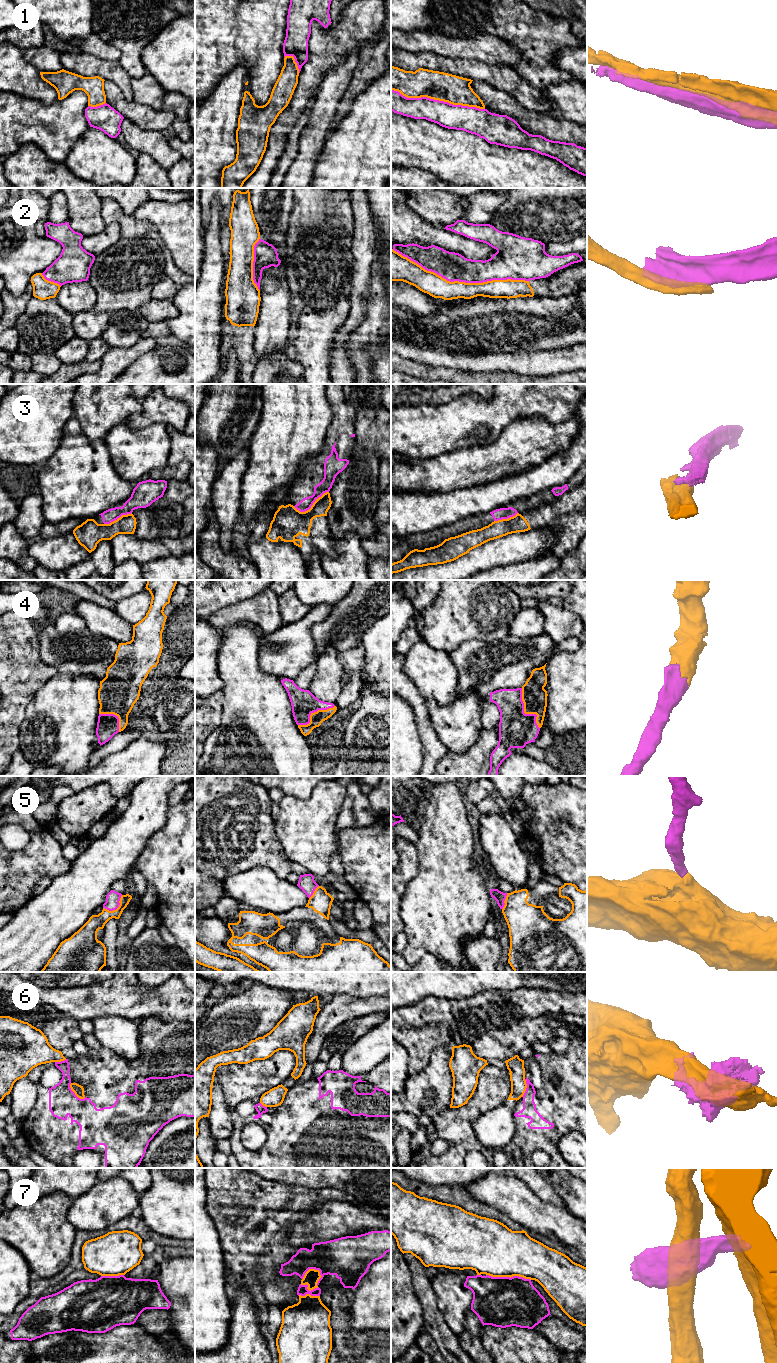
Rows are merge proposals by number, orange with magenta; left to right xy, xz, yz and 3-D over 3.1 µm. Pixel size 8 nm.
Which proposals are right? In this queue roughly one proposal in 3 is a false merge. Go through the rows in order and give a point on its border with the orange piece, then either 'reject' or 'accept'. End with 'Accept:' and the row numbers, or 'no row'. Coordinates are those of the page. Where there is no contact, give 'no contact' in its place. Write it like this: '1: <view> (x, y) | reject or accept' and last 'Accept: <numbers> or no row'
1: yz (438, 99) | reject
2: yz (460, 282) | reject
3: xz (311, 506) | reject
4: yz (525, 713) | accept
5: xy (117, 908) | accept
6: xy (74, 1092) | reject
7: xz (314, 1288) | reject
Accept: 4, 5

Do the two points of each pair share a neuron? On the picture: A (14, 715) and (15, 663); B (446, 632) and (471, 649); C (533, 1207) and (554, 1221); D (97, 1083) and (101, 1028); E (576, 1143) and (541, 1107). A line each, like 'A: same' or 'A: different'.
A: same
B: different
C: same
D: different
E: different

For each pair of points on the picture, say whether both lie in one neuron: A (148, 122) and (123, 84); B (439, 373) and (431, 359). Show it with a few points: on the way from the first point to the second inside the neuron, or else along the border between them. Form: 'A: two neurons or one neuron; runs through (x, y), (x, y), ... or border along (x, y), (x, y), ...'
A: two neurons; border along (116, 84), (122, 95), (127, 100), (132, 101)
B: two neurons; border along (411, 359), (436, 366), (451, 367), (457, 370)

